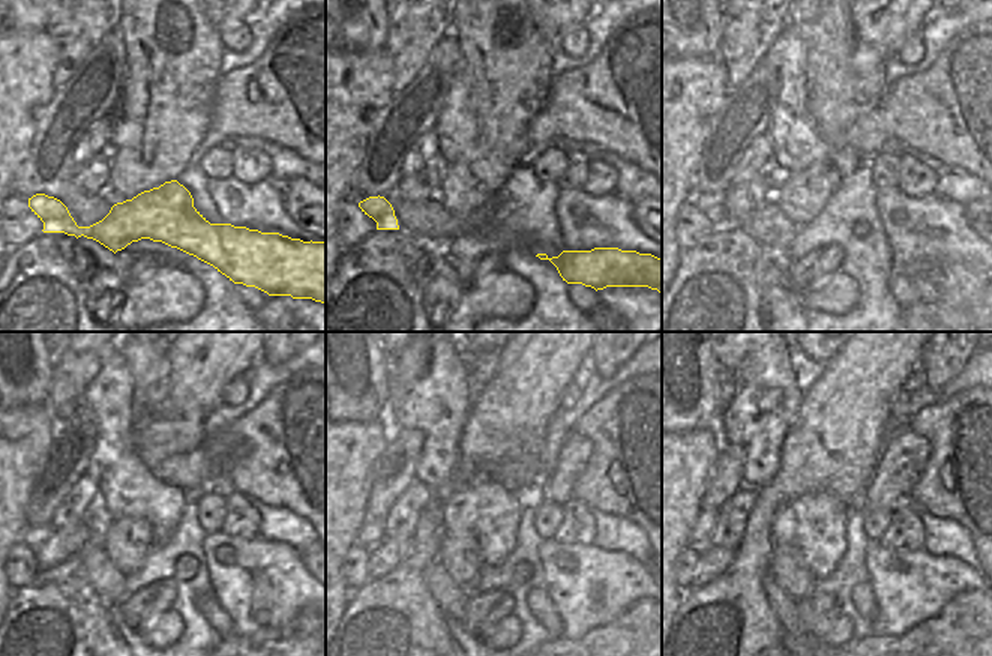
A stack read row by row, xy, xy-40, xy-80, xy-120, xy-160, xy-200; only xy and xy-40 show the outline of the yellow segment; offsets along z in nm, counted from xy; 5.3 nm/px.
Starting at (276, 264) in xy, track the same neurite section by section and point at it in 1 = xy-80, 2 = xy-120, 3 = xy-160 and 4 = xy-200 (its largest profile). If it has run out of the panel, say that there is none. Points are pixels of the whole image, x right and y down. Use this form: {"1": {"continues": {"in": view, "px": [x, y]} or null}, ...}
{"1": {"continues": {"in": "xy-80", "px": [712, 206]}}, "2": {"continues": {"in": "xy-120", "px": [33, 541]}}, "3": {"continues": {"in": "xy-160", "px": [369, 541]}}, "4": {"continues": {"in": "xy-200", "px": [703, 544]}}}

